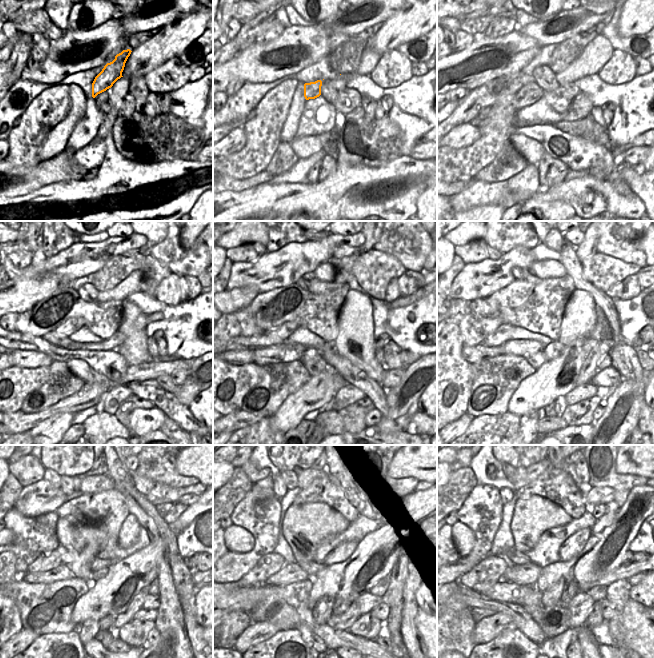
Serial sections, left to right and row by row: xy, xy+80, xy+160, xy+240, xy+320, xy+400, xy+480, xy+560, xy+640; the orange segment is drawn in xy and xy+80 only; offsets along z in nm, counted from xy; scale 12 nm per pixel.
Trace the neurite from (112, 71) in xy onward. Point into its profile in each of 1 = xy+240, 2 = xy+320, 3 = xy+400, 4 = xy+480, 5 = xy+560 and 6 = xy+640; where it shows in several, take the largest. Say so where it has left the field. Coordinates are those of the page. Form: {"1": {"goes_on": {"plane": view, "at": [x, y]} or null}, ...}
{"1": {"goes_on": {"plane": "xy+240", "at": [71, 325]}}, "2": {"goes_on": {"plane": "xy+320", "at": [280, 334]}}, "3": {"goes_on": {"plane": "xy+400", "at": [503, 333]}}, "4": {"goes_on": {"plane": "xy+480", "at": [52, 560]}}, "5": {"goes_on": {"plane": "xy+560", "at": [270, 564]}}, "6": {"goes_on": {"plane": "xy+640", "at": [481, 578]}}}

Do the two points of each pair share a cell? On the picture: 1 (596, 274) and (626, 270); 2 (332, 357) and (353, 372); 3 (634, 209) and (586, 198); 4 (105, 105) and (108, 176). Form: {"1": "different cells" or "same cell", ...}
{"1": "same cell", "2": "same cell", "3": "same cell", "4": "same cell"}

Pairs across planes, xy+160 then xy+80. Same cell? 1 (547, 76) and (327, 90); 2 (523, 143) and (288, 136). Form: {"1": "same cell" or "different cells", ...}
{"1": "same cell", "2": "different cells"}

